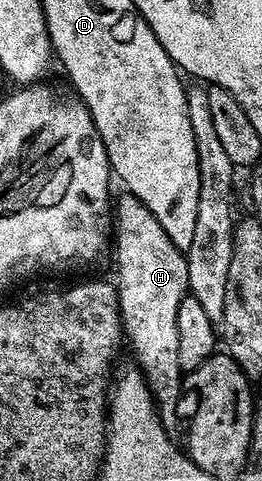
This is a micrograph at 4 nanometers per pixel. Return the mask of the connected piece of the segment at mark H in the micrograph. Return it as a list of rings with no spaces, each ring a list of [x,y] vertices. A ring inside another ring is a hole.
[[[128,192],[122,193],[122,198],[115,202],[115,214],[117,210],[117,278],[115,277],[115,285],[117,287],[117,304],[121,308],[121,325],[123,327],[124,337],[127,339],[127,346],[133,349],[133,354],[137,357],[137,362],[141,365],[139,370],[140,377],[145,379],[149,386],[150,392],[153,394],[153,400],[157,408],[158,414],[161,416],[162,426],[169,428],[177,418],[177,401],[181,398],[181,382],[183,386],[183,371],[179,364],[179,328],[177,327],[177,317],[179,316],[179,304],[187,296],[188,276],[186,255],[179,248],[175,248],[175,244],[171,244],[171,236],[167,236],[167,232],[163,232],[163,224],[159,224],[159,220],[155,220],[155,216],[151,216],[151,212],[143,205],[134,194]]]

